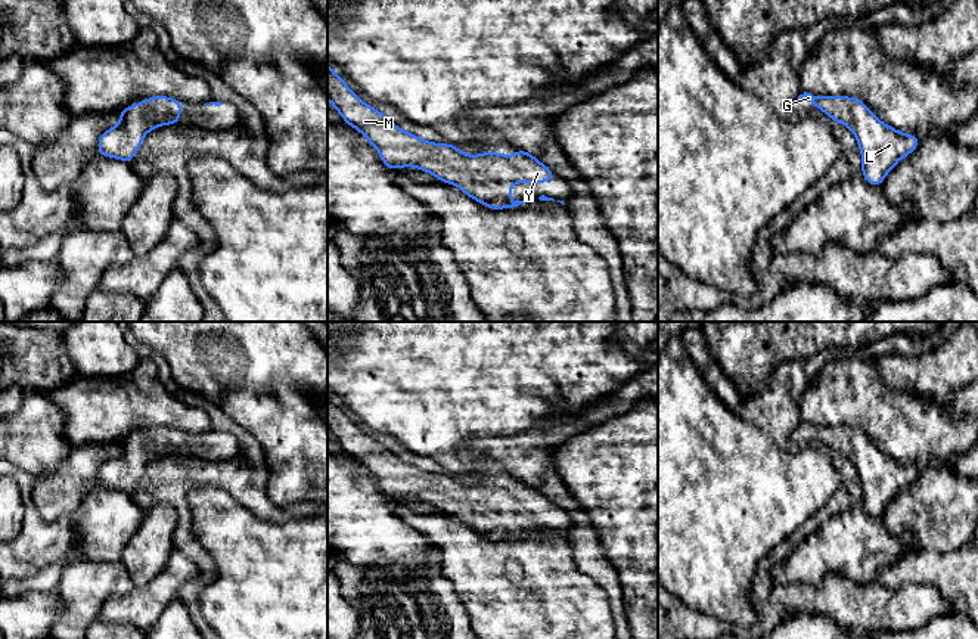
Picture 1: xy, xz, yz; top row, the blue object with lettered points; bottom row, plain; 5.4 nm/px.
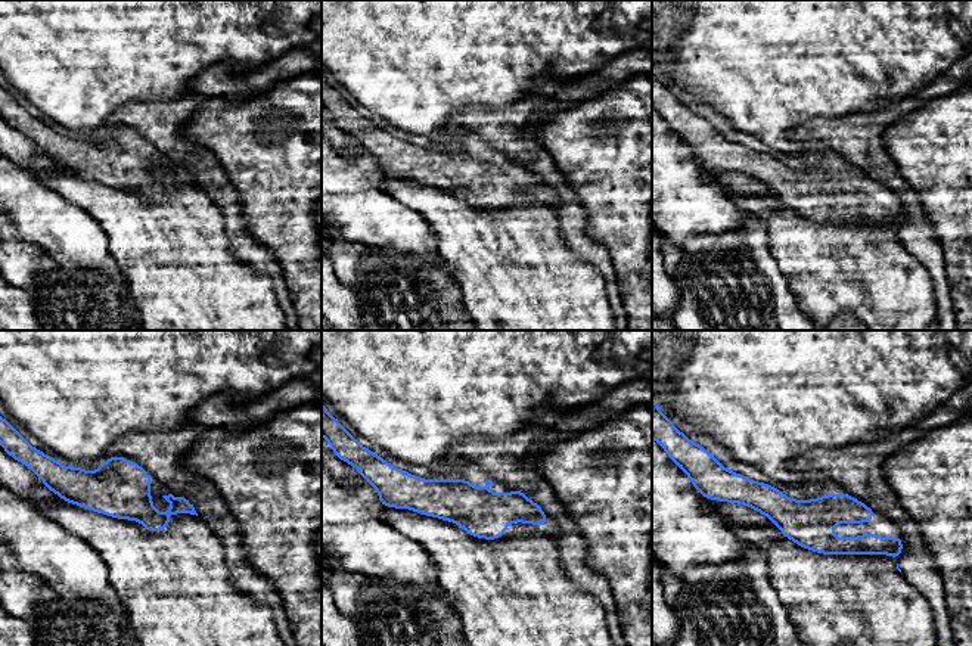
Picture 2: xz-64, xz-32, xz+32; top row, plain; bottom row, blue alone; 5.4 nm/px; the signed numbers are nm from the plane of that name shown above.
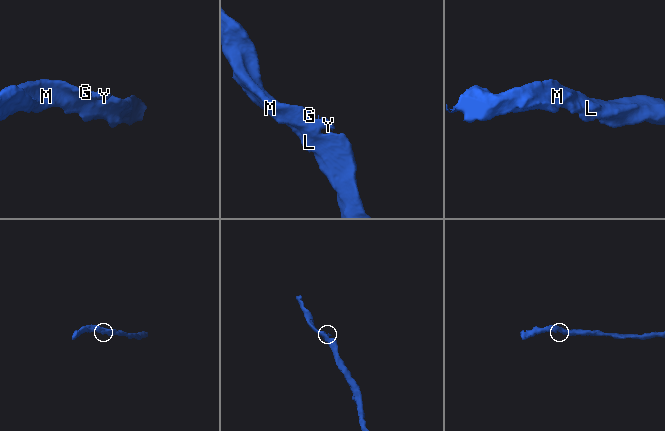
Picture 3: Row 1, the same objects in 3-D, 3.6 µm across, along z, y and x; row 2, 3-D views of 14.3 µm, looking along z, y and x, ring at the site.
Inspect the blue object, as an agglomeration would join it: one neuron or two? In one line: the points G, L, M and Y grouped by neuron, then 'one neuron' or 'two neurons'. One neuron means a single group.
G L M Y; one neuron

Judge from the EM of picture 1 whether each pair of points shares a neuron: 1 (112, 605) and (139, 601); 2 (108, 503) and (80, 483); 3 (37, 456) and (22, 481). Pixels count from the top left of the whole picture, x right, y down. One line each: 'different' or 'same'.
1: same
2: different
3: different

